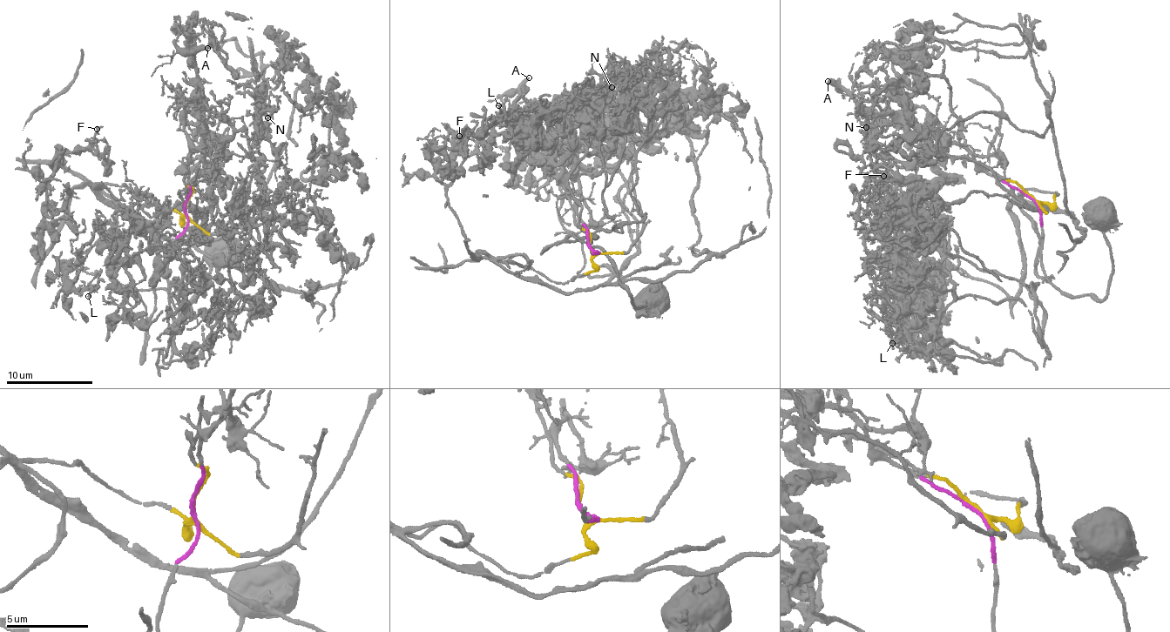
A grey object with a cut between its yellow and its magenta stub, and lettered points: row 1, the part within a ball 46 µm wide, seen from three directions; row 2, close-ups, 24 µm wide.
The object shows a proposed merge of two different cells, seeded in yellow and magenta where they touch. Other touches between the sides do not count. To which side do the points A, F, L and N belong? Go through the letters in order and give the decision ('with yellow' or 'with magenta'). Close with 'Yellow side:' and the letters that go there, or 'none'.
A: with magenta
F: with yellow
L: with yellow
N: with yellow
Yellow side: F, L, N

